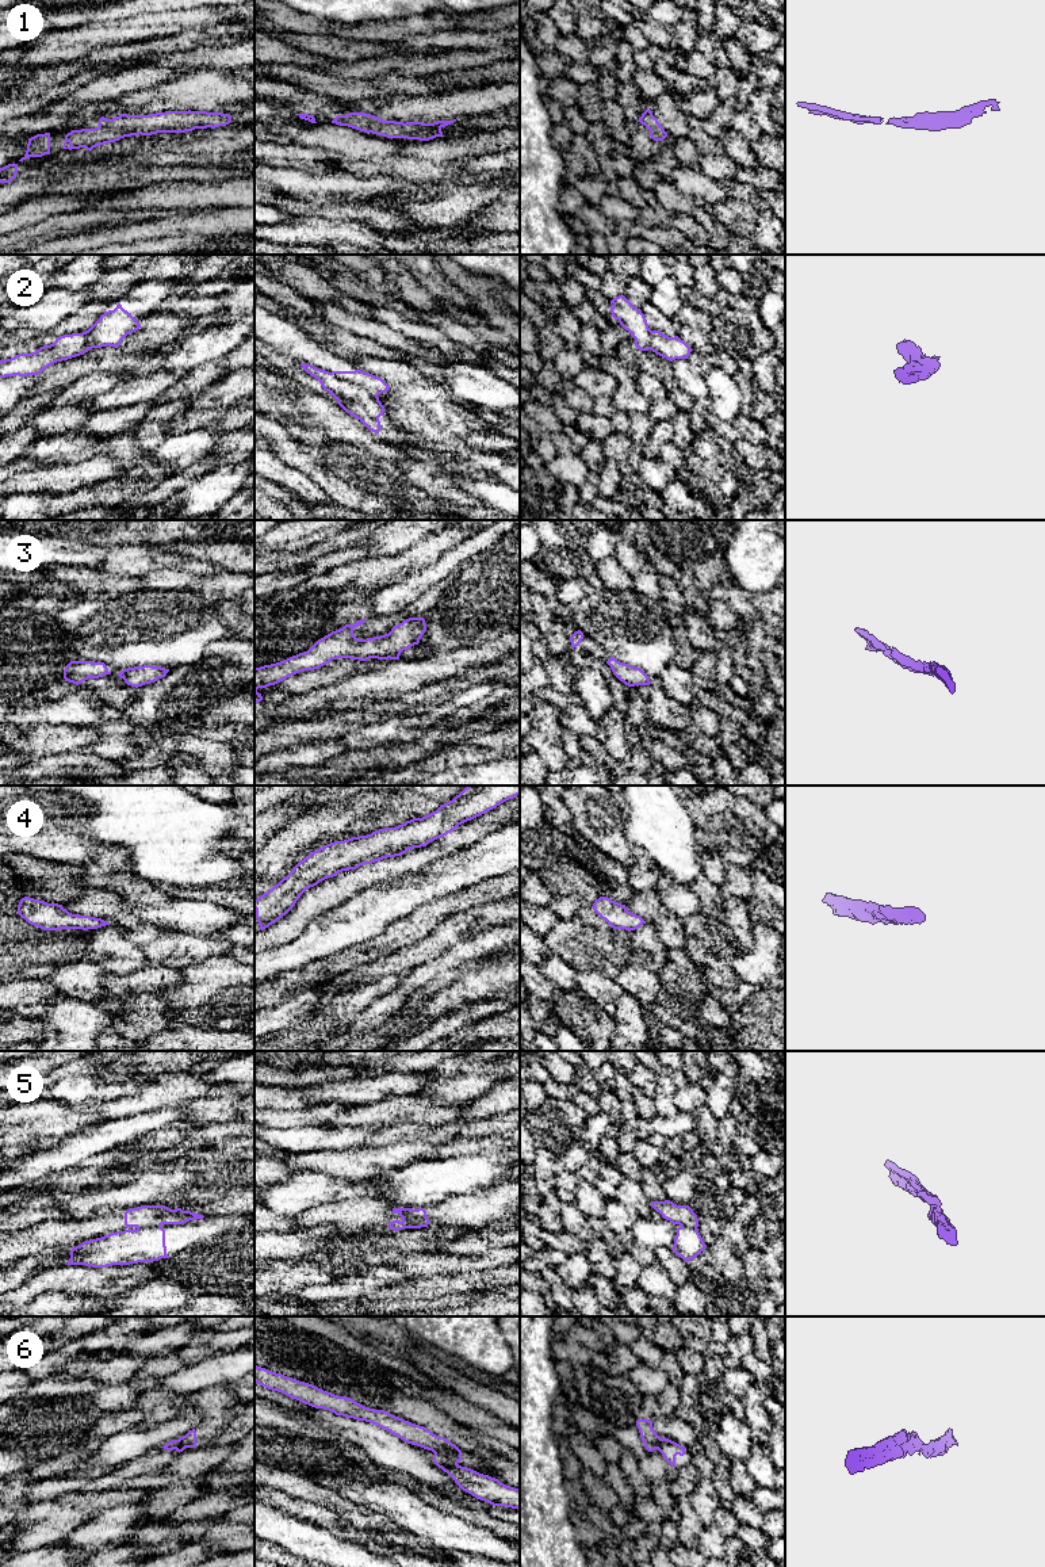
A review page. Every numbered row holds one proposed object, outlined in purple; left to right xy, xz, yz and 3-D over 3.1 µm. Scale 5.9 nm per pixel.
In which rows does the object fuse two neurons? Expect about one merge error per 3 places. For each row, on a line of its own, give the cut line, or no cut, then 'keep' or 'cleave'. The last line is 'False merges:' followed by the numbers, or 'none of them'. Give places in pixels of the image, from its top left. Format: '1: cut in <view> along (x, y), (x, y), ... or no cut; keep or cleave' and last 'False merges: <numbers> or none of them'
1: no cut; keep
2: cut in xz along (330, 373), (376, 396); cleave
3: no cut; keep
4: no cut; keep
5: cut in xz along (405, 1208), (405, 1214), (417, 1223), (417, 1227); cleave
6: cut in xz along (435, 1452), (444, 1453), (456, 1463); cleave
False merges: 2, 5, 6

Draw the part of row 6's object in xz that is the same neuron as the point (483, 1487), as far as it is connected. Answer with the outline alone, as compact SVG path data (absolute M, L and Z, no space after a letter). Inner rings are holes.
M433 1455L433 1463L447 1472L455 1483L476 1499L493 1506L506 1506L520 1510L520 1490L501 1483L498 1479L462 1467L451 1457Z

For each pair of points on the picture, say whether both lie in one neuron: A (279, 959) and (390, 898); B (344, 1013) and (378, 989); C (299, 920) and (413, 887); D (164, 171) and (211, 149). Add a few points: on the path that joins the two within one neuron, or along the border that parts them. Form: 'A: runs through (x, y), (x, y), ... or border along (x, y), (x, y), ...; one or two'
A: runs through (306, 948), (317, 948), (335, 931), (363, 917); one
B: runs through (352, 1005), (370, 992); one
C: border along (351, 895), (335, 908), (318, 914), (309, 924); two
D: border along (144, 165), (209, 165); two

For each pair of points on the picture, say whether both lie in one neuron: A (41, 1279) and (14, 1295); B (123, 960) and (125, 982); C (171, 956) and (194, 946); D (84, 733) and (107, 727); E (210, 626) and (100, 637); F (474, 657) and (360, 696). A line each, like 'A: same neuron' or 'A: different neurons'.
A: same neuron
B: different neurons
C: same neuron
D: different neurons
E: same neuron
F: same neuron

